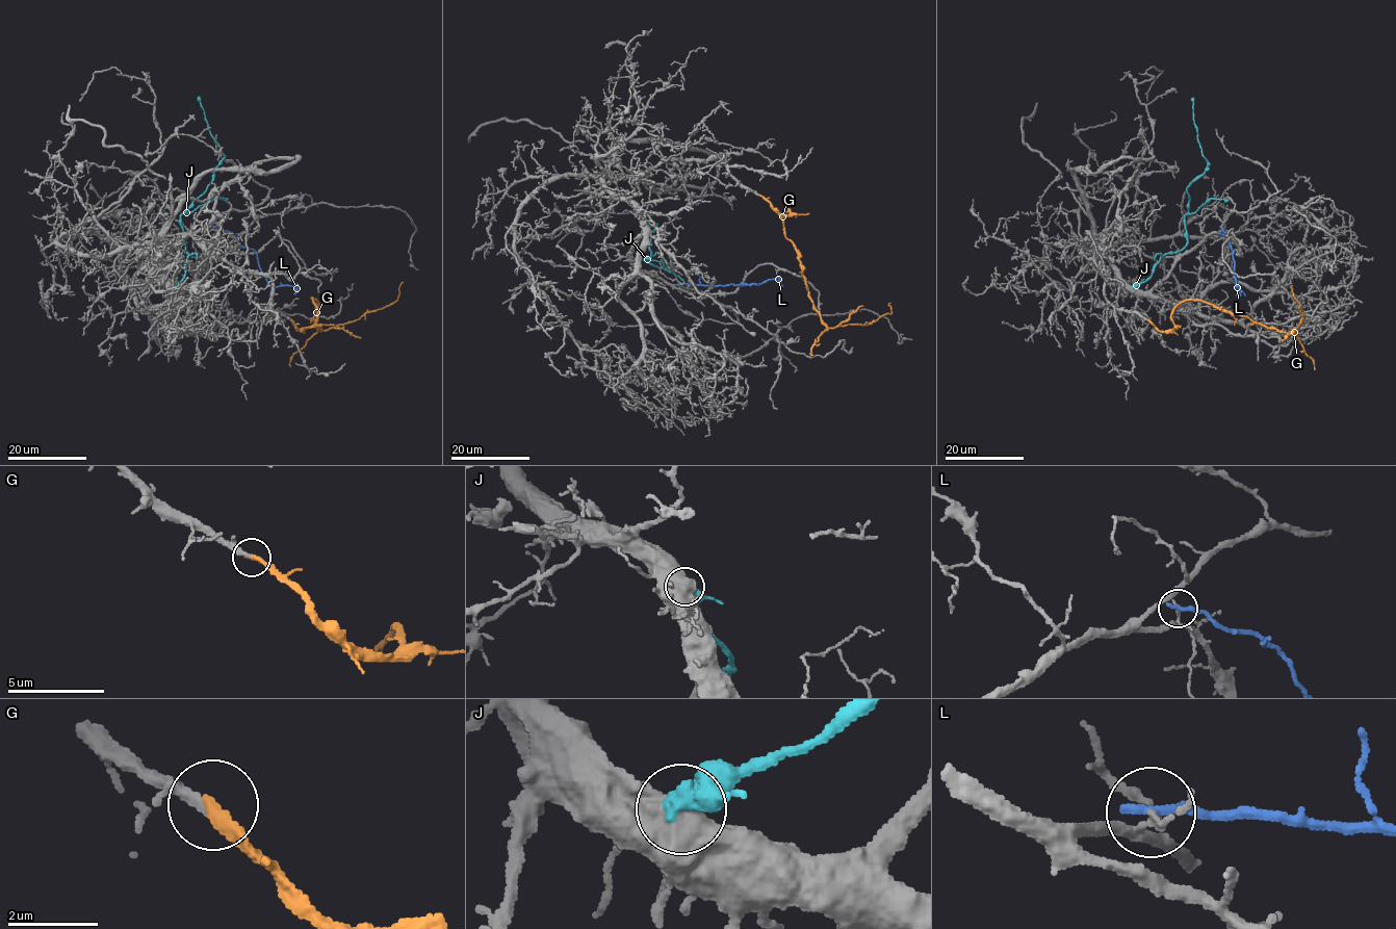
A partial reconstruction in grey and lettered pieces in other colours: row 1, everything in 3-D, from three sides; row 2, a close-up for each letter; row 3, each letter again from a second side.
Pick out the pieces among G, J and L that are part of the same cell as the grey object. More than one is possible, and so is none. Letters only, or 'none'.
G

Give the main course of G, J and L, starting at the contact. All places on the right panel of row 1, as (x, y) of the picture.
G: (1148, 319), (1162, 331), (1174, 329), (1171, 312), (1181, 303), (1197, 300), (1296, 333), (1303, 315), (1291, 285)
J: (1133, 287), (1187, 241), (1186, 188), (1207, 164), (1191, 98)
L: (1220, 227), (1233, 250), (1239, 297)

